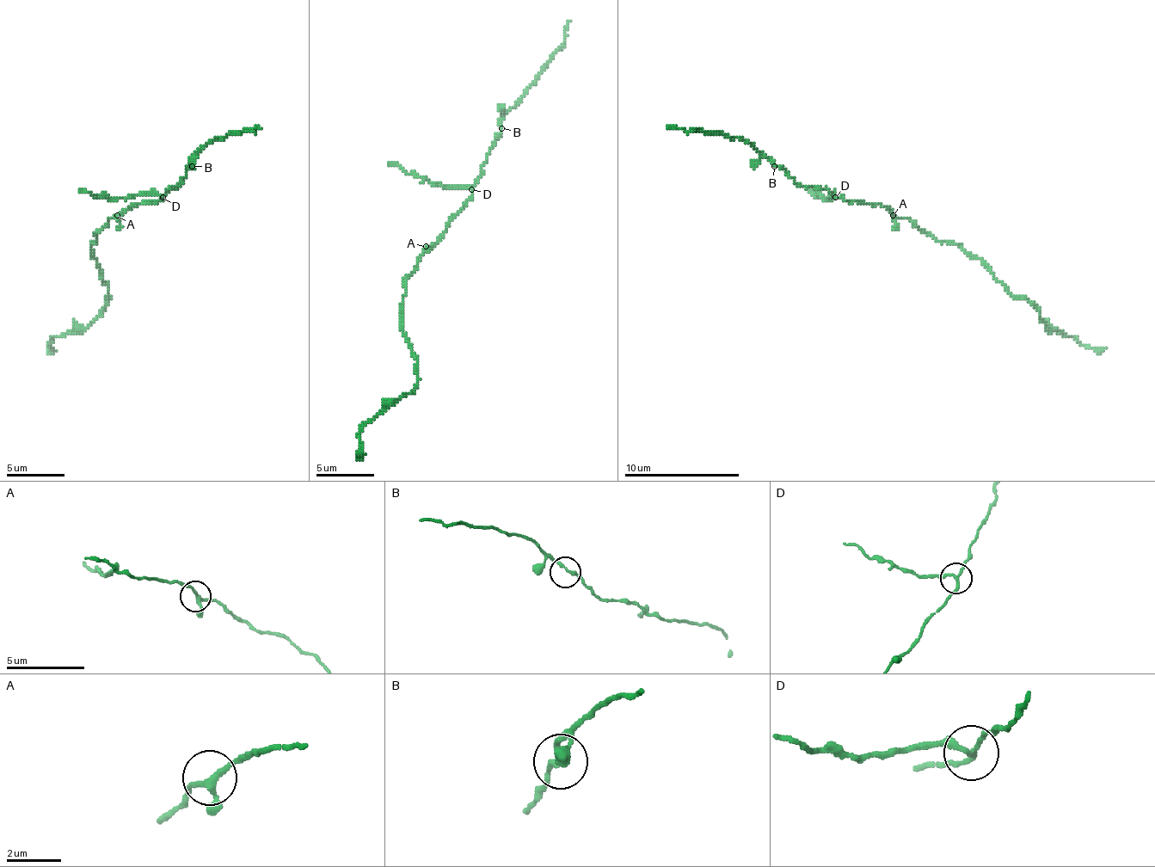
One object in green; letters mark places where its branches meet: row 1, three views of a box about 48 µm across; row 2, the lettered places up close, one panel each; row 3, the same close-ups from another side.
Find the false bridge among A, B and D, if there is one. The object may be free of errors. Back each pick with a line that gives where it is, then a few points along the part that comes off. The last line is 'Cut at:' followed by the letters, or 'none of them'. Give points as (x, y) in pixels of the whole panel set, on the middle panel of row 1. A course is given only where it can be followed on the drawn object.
D: Place: (471, 189). Course of the part to remove: (472, 188), (438, 186), (406, 174), (389, 162)
Cut at: D

